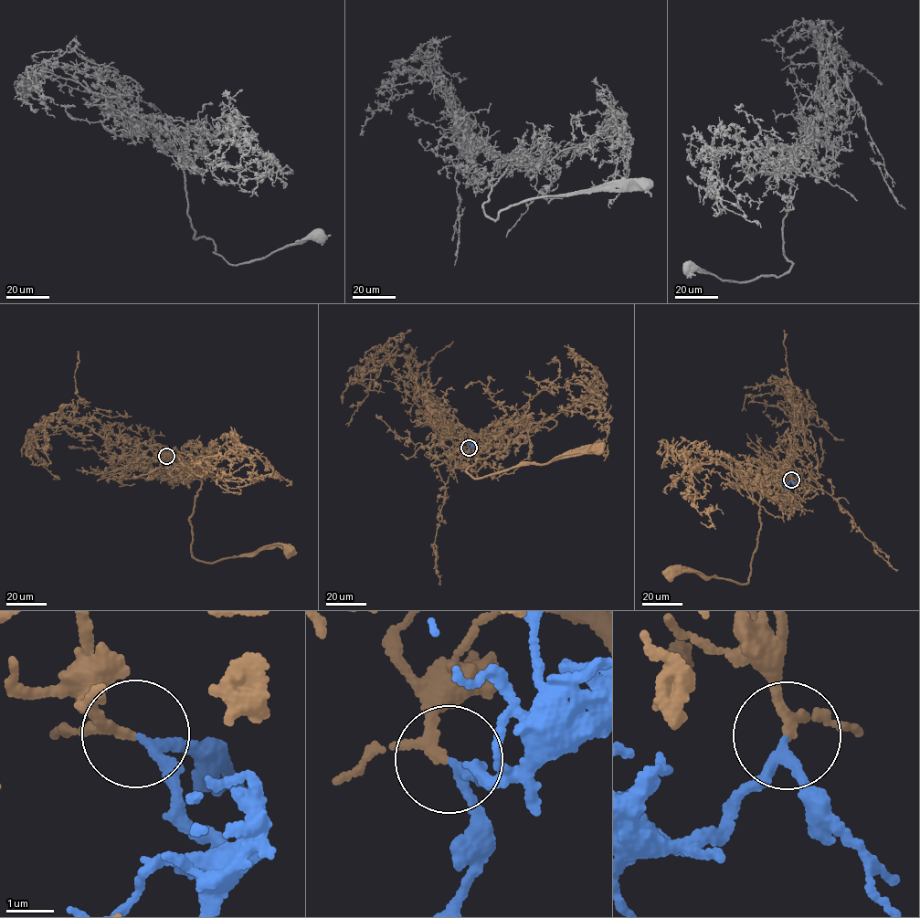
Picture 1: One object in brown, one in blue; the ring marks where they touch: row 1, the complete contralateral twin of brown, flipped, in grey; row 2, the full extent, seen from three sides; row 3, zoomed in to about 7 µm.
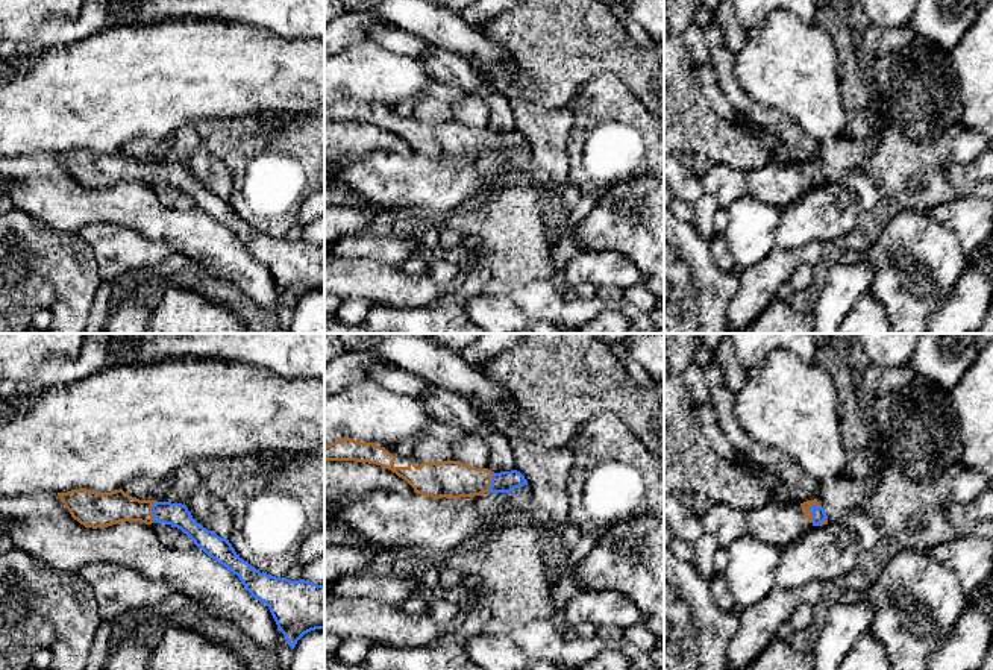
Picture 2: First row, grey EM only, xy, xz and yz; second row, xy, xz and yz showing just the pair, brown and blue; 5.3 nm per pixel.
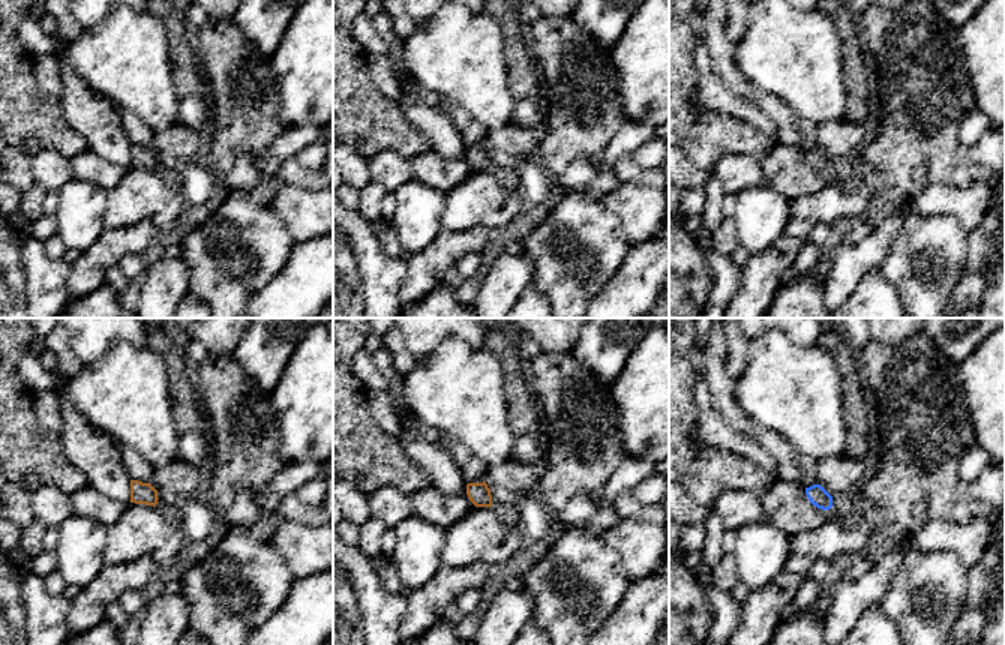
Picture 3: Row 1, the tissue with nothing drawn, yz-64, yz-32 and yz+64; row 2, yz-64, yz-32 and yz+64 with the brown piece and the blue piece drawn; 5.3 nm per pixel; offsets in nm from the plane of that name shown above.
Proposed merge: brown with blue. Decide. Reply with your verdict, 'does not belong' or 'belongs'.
belongs

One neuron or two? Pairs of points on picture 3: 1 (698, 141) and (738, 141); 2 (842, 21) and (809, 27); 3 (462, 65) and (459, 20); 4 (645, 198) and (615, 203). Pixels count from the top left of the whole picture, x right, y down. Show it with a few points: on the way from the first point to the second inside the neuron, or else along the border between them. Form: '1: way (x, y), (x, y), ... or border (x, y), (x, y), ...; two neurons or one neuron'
1: way (708, 141), (728, 141); one neuron
2: border (833, 18), (839, 36); two neurons
3: way (459, 54), (459, 30); one neuron
4: way (638, 203), (623, 203); one neuron

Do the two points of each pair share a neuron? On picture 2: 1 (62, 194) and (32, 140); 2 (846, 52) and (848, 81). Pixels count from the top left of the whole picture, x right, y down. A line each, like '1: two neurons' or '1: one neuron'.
1: two neurons
2: one neuron

